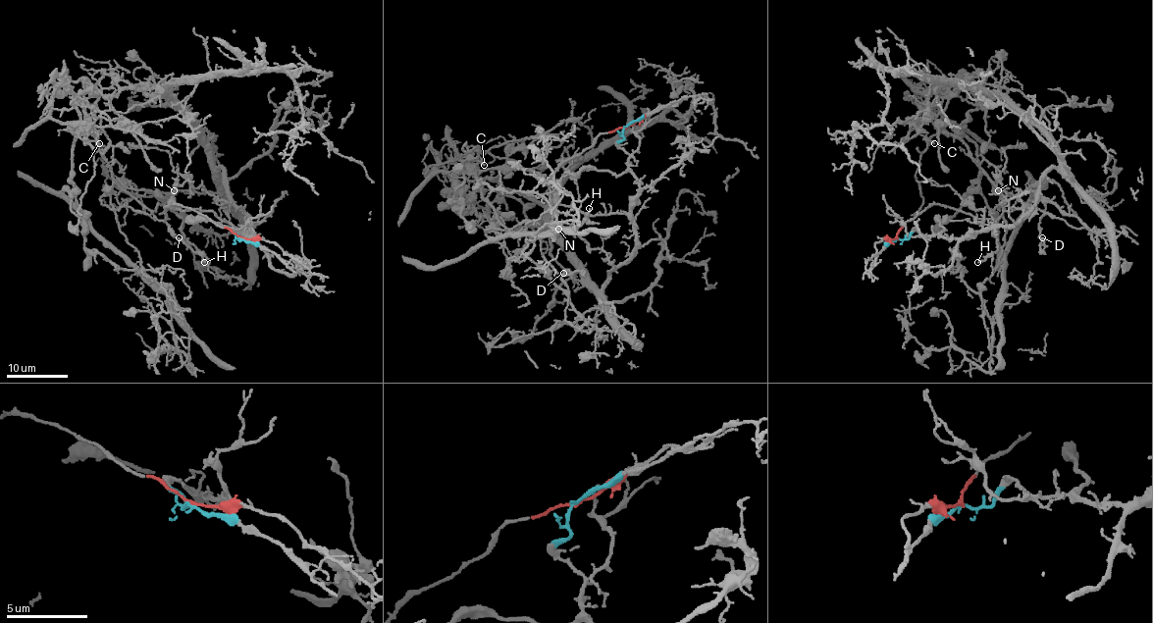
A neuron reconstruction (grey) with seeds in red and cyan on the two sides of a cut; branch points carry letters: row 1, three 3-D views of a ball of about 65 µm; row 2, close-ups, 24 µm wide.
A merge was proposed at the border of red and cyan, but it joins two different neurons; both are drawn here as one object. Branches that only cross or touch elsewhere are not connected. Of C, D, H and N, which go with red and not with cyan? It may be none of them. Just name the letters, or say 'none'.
C, D, H

